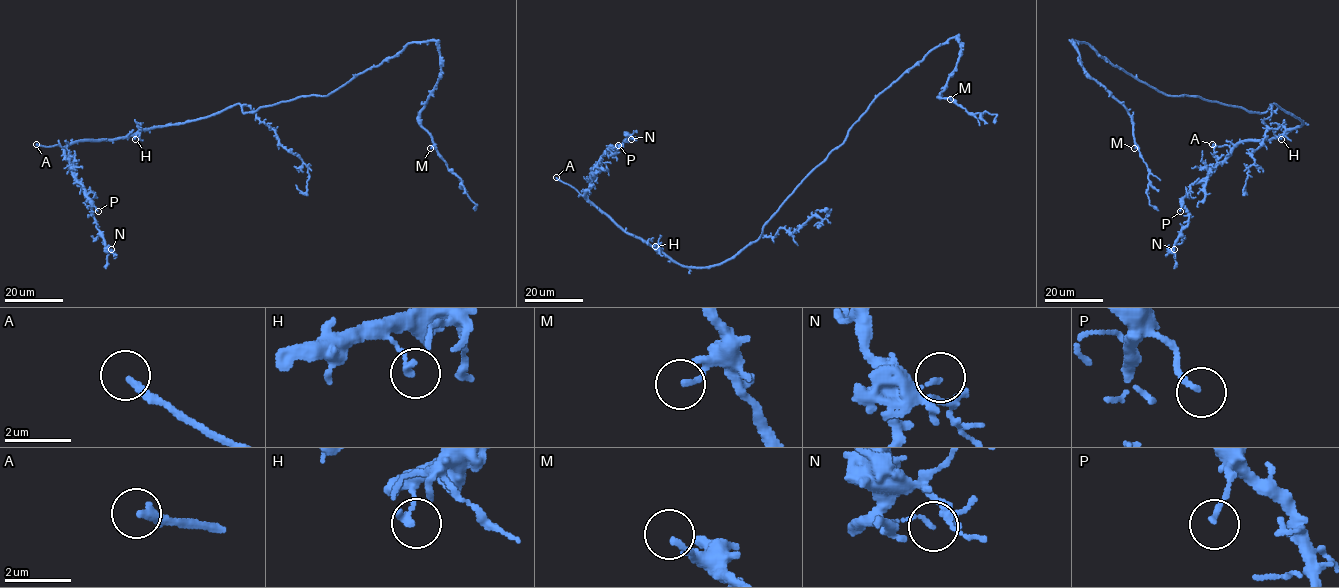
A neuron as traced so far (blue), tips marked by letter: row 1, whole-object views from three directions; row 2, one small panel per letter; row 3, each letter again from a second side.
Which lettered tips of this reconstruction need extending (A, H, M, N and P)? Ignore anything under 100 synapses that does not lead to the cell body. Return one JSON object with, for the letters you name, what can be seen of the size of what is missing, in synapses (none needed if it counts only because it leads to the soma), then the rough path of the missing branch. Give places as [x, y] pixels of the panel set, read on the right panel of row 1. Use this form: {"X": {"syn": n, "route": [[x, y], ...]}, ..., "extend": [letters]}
{"A": {"route": [[1212, 144], [1210, 137], [1217, 130], [1230, 152]]}, "extend": ["A"]}

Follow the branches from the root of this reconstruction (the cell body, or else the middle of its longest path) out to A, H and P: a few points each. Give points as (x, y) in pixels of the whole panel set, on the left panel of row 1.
A: (283, 101), (244, 113), (236, 103), (198, 120), (153, 126), (118, 139), (77, 140), (64, 148), (36, 144)
H: (283, 101), (244, 113), (236, 103), (198, 120), (144, 128), (133, 136), (135, 139)
P: (283, 101), (244, 113), (236, 103), (210, 116), (118, 139), (72, 142), (65, 156), (98, 211)

